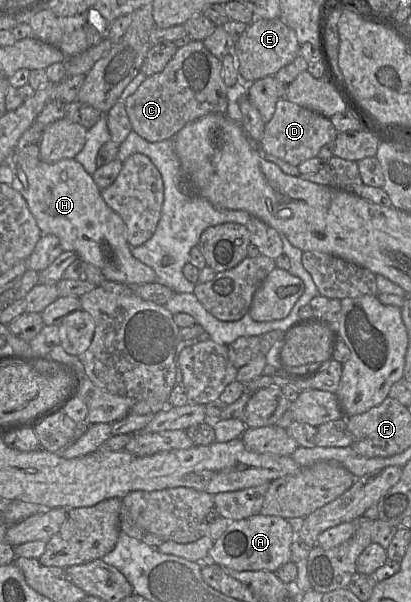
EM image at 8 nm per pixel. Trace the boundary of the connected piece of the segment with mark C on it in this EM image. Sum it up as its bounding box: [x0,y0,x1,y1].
[124,40,227,142]

